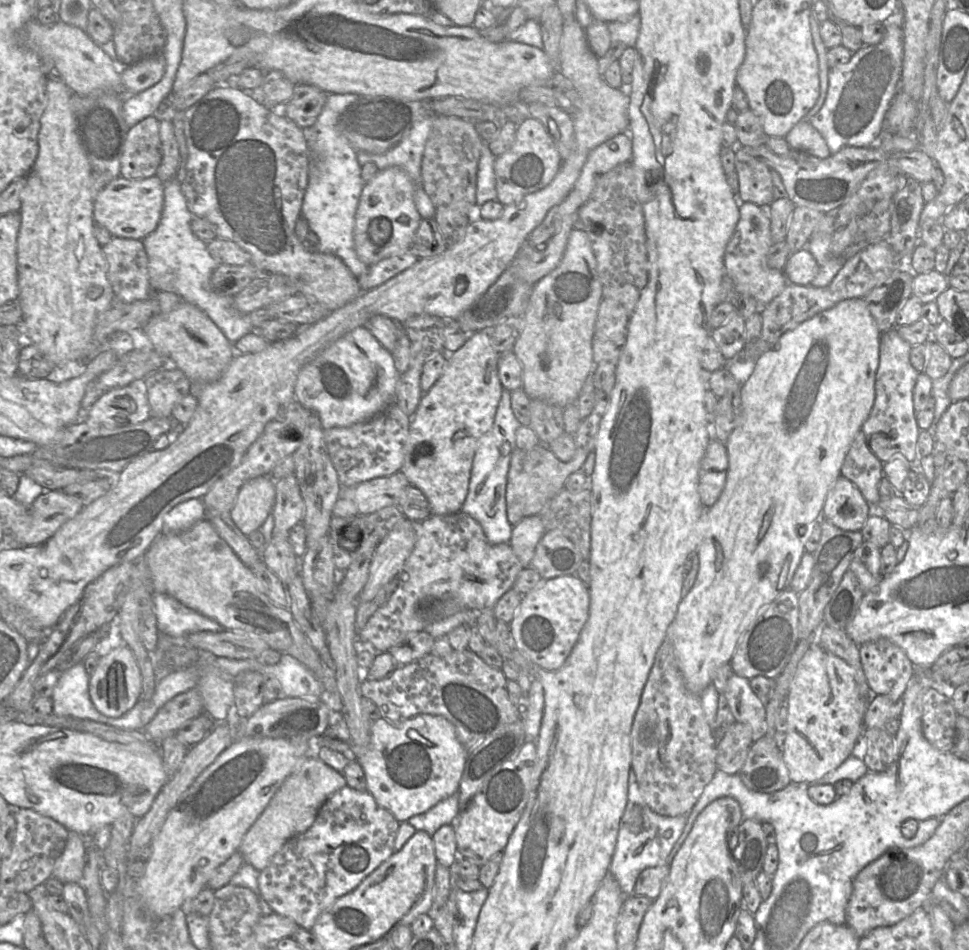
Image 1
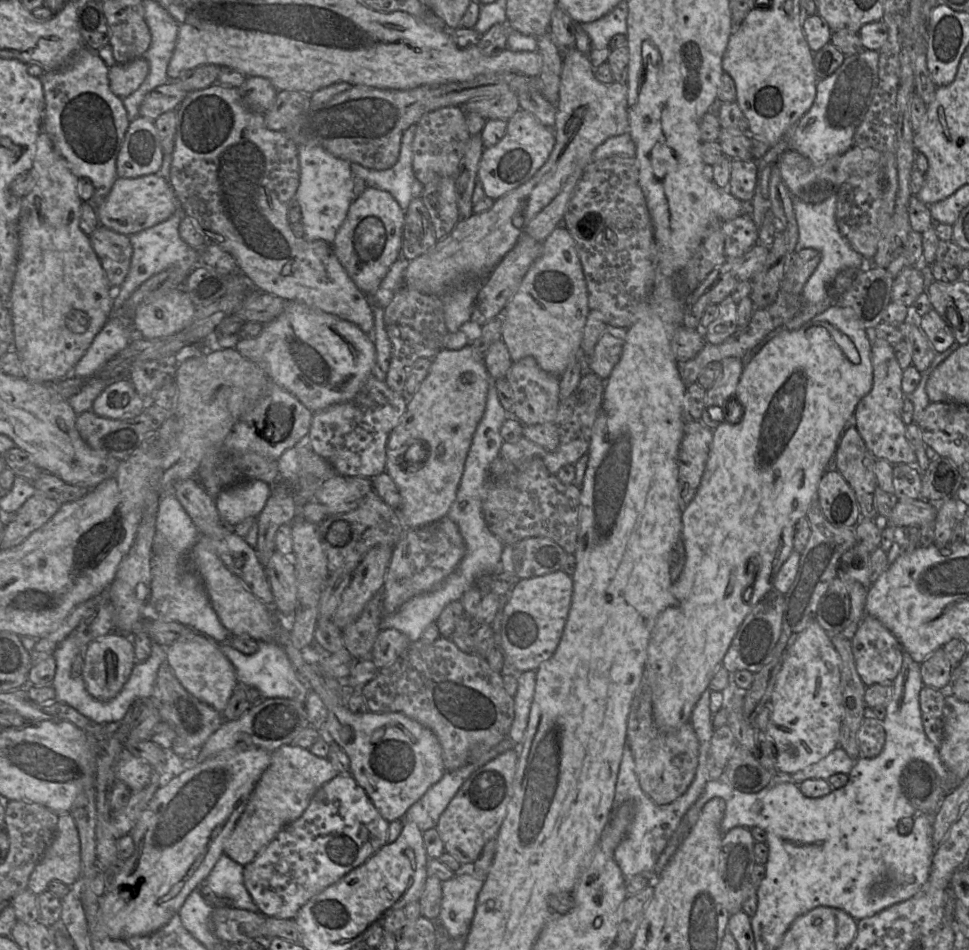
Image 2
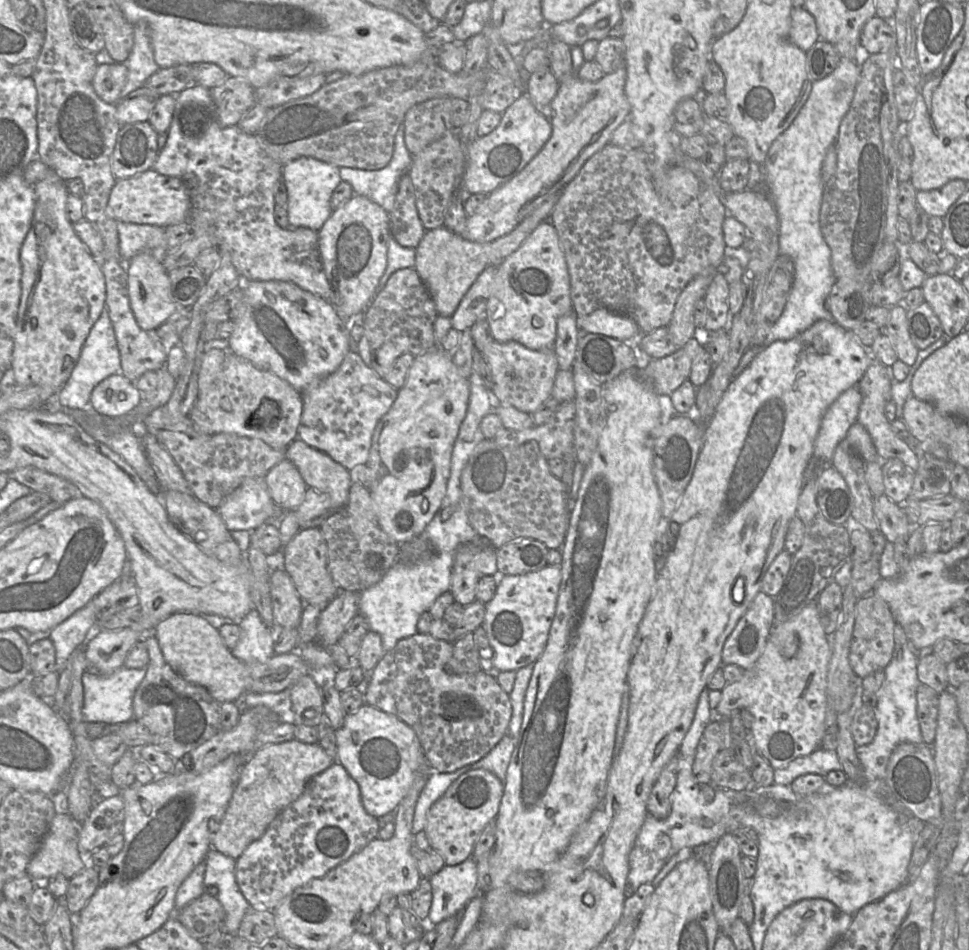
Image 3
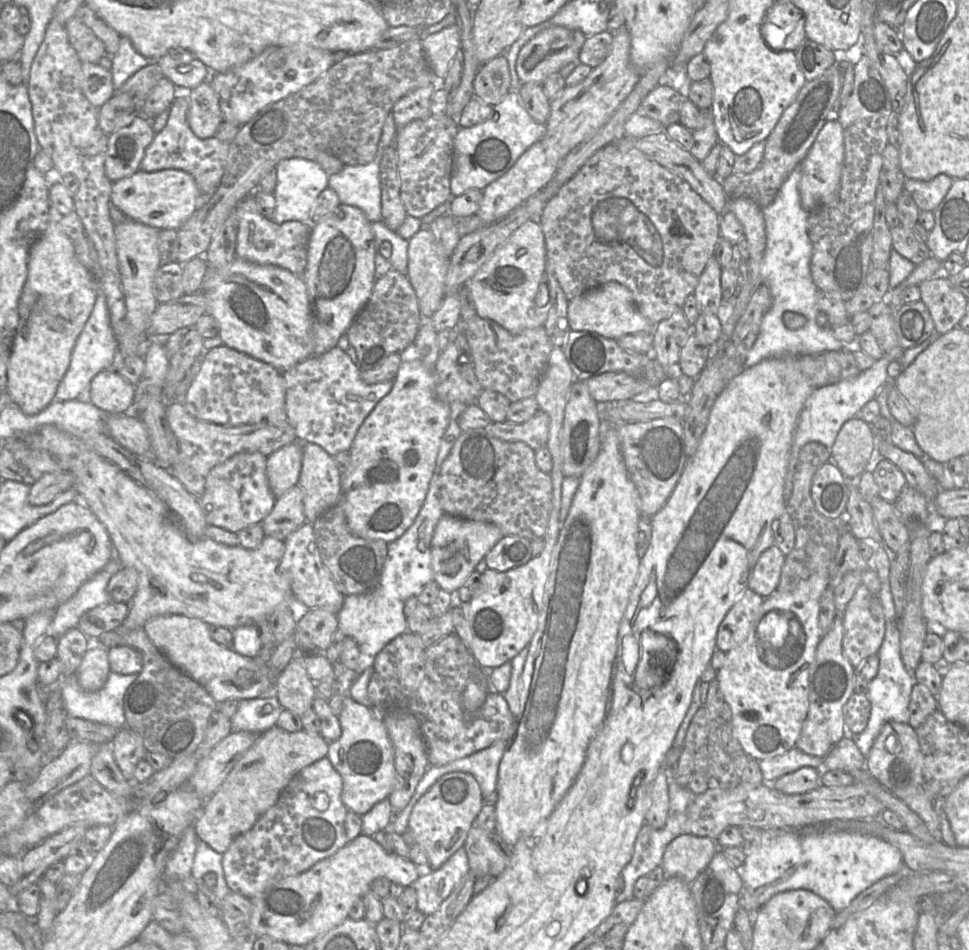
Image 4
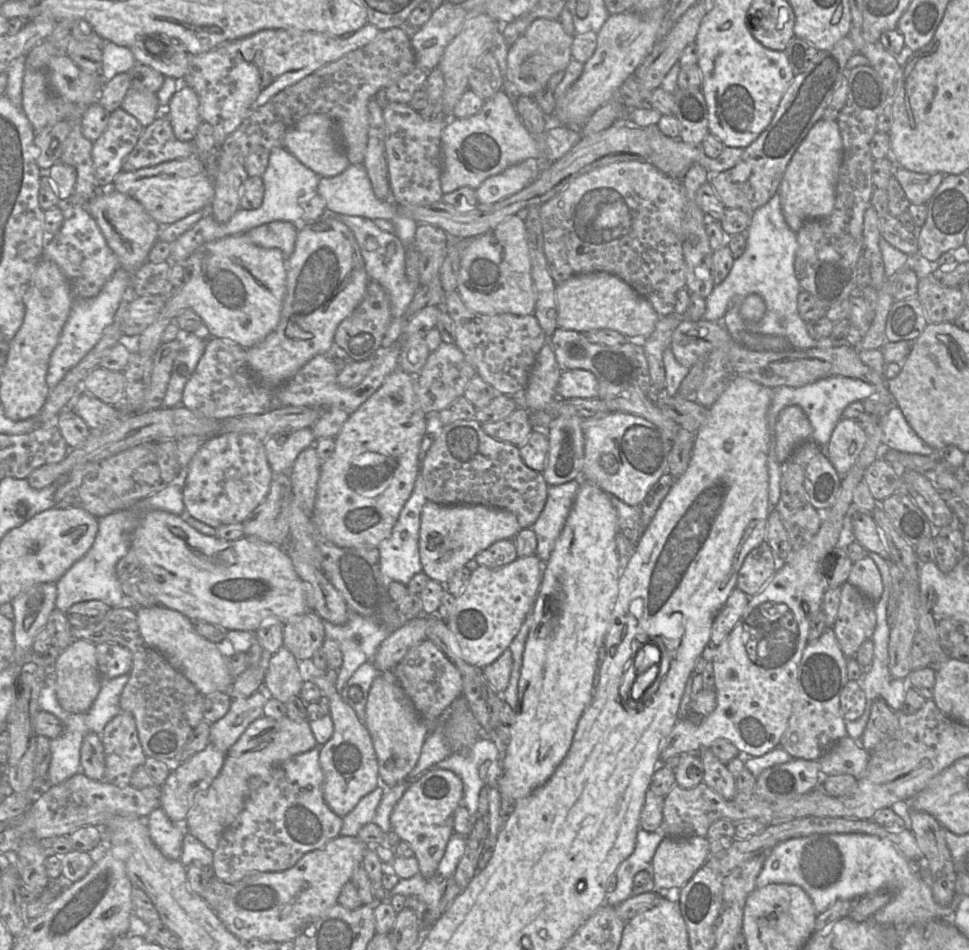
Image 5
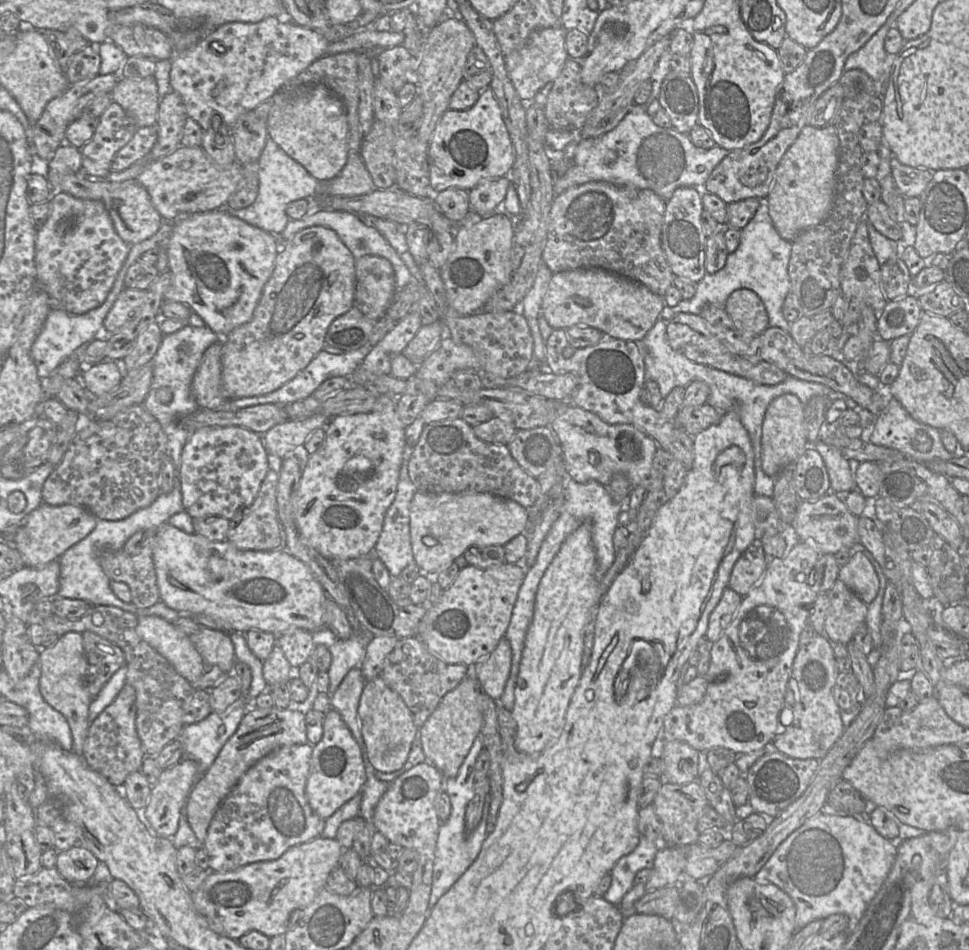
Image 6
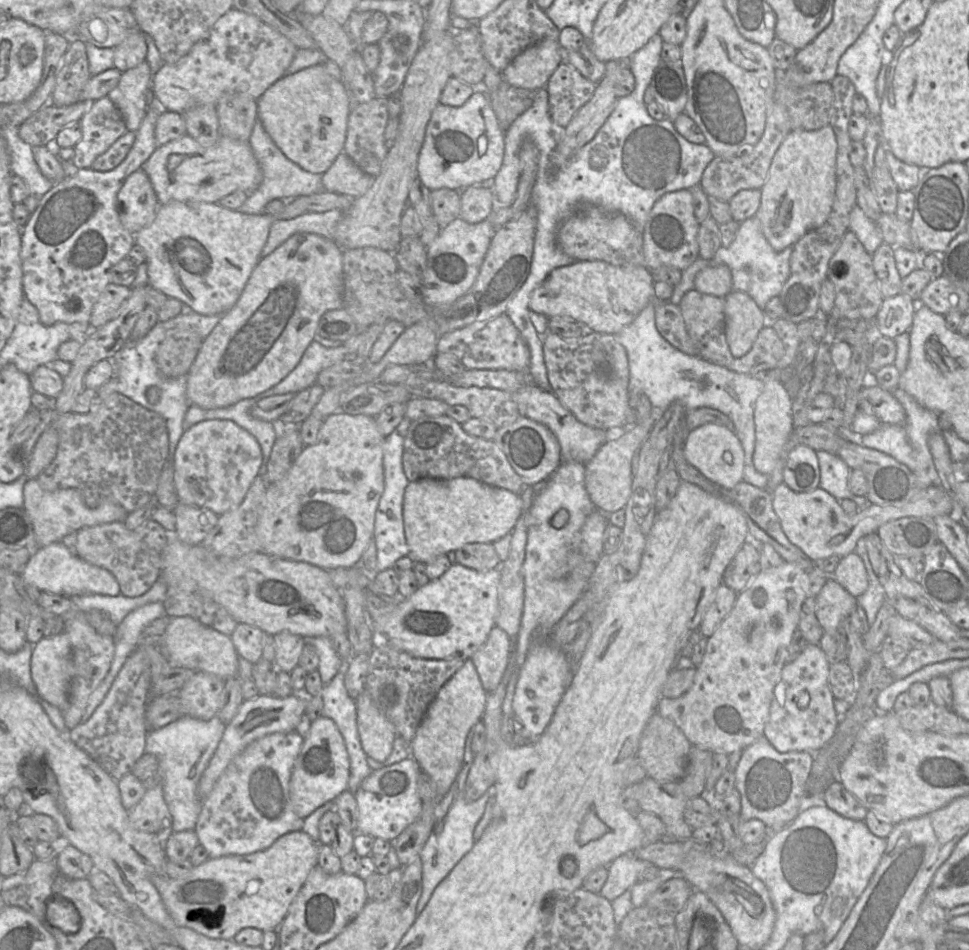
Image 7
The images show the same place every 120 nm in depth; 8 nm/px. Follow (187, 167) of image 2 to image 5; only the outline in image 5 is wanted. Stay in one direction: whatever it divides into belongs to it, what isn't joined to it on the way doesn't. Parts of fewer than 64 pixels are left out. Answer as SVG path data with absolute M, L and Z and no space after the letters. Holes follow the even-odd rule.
M164 113L144 128L137 144L123 160L122 171L135 171L190 156L201 154L192 141L180 141L175 137L170 119ZM273 221L252 228L244 233L254 244L263 248L278 248L285 258L292 255L300 224L287 221Z

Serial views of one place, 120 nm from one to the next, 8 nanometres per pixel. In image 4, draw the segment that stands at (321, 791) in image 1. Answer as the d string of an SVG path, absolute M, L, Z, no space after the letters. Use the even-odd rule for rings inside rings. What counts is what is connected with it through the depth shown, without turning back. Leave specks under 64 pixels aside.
M278 726L259 734L254 744L238 760L222 785L205 801L193 828L197 837L218 853L225 853L234 838L249 831L279 799L292 778L304 767L327 756L329 744L321 735L305 730L288 732Z

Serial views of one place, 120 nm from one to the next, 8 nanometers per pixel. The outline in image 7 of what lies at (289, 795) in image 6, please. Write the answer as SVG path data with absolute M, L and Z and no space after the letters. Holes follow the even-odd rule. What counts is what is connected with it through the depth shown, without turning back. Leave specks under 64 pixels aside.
M295 731L268 734L251 742L229 763L203 801L194 829L211 859L262 851L280 836L302 830L304 820L293 810L289 782L303 742Z

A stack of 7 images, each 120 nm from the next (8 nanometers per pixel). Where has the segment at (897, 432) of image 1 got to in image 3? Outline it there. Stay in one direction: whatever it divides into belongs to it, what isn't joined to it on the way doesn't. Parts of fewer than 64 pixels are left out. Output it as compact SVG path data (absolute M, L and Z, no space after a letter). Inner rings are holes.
M873 358L865 374L857 384L862 396L857 422L862 424L870 434L879 460L899 459L916 472L926 461L924 459L919 461L909 444L893 432L891 422L885 415L885 405L891 400L892 380L895 380L895 378L891 367L887 368L886 365Z

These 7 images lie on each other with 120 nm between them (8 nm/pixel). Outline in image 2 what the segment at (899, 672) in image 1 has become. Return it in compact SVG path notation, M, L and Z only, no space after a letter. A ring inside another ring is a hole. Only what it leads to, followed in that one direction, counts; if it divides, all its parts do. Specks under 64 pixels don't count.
M866 614L850 635L856 670L865 684L892 685L903 662L904 649L898 639L875 617Z

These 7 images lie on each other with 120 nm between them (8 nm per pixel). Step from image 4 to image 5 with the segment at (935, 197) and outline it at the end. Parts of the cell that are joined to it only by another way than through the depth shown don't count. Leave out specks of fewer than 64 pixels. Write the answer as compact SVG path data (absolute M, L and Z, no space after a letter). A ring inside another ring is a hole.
M896 165L895 177L911 204L926 204L941 184L942 173L916 173Z

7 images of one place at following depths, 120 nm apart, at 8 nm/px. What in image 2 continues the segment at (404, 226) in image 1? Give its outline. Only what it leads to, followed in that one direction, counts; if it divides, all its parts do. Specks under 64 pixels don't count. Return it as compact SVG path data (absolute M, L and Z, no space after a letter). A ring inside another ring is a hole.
M367 187L351 204L331 245L340 264L366 296L375 293L390 266L402 255L405 210L387 191Z

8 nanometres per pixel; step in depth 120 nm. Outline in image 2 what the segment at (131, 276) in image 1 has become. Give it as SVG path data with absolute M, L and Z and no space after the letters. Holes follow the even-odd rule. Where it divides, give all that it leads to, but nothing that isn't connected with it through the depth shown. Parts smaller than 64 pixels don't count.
M102 225L89 238L109 284L113 289L119 289L130 269L133 254L130 238Z

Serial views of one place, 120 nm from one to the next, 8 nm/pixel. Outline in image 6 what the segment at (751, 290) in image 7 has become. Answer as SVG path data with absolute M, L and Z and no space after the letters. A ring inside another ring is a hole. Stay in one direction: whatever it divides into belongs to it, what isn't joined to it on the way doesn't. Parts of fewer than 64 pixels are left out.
M761 200L754 217L741 229L740 243L734 252L728 254L725 266L716 273L707 272L697 283L696 293L691 299L682 299L673 307L665 305L660 318L669 321L681 312L699 315L704 306L709 304L725 307L733 291L748 288L763 301L769 318L768 326L780 327L789 333L791 323L784 318L782 306L791 287L788 273L791 251L792 242L779 235L770 218L768 204Z

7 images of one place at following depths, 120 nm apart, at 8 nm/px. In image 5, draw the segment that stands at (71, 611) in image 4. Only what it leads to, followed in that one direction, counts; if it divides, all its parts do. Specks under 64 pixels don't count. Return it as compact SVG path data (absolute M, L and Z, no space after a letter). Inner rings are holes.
M179 477L175 482L165 485L158 492L135 502L129 507L98 518L98 531L92 546L56 582L55 608L62 613L66 613L73 604L89 600L100 600L110 608L130 608L128 598L123 594L121 583L116 575L116 565L130 549L132 533L143 515L151 510L164 510L176 515L184 514L185 506Z

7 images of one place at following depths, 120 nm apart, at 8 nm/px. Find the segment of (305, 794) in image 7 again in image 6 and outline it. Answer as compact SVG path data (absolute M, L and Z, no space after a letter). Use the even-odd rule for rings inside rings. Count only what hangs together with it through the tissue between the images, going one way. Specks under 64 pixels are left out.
M331 709L323 720L322 738L314 745L311 755L310 772L305 786L308 804L314 813L325 820L357 793L361 793L365 781L362 750L340 714Z

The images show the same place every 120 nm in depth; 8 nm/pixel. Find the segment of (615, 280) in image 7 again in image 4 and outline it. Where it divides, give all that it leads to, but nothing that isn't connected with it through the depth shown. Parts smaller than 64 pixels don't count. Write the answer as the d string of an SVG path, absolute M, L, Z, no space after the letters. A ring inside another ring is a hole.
M616 281L607 282L569 300L567 318L571 331L595 332L614 340L640 331L653 332L655 328L639 311L631 291Z

